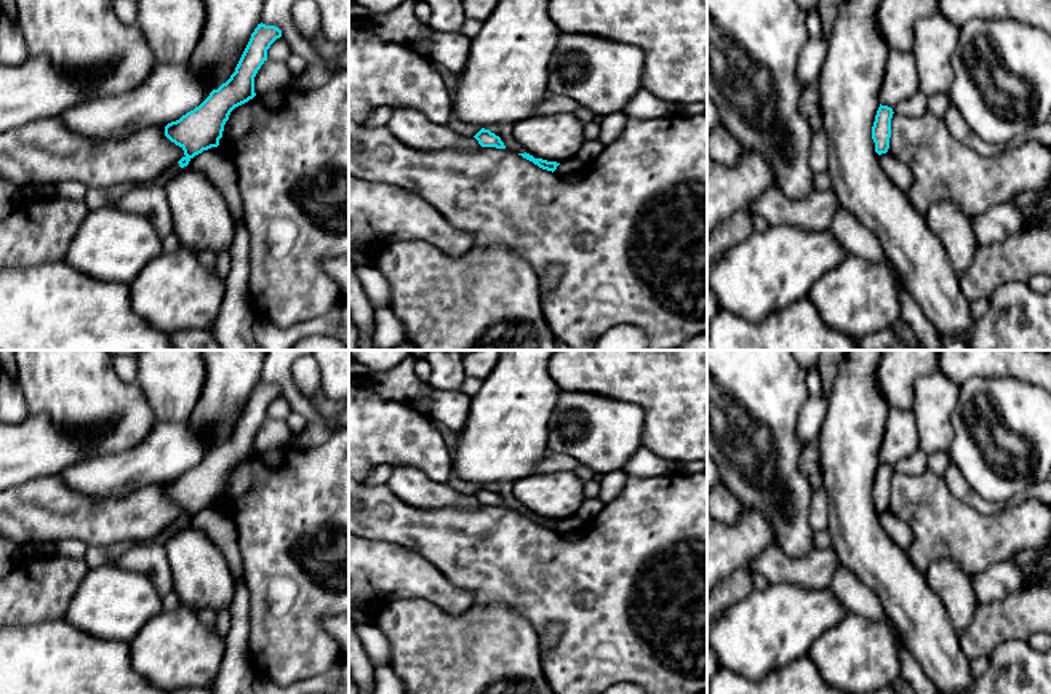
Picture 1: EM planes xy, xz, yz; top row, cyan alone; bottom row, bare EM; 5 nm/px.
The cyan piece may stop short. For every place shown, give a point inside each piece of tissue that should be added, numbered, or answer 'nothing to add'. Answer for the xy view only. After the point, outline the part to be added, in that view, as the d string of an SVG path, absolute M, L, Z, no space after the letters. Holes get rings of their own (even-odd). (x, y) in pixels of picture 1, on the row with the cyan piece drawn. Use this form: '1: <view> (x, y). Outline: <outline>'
nothing to add

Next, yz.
nothing to add

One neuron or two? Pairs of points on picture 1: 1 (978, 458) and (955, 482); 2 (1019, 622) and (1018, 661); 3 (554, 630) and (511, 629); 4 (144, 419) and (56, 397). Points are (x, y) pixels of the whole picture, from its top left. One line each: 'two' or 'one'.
1: two
2: two
3: two
4: one

